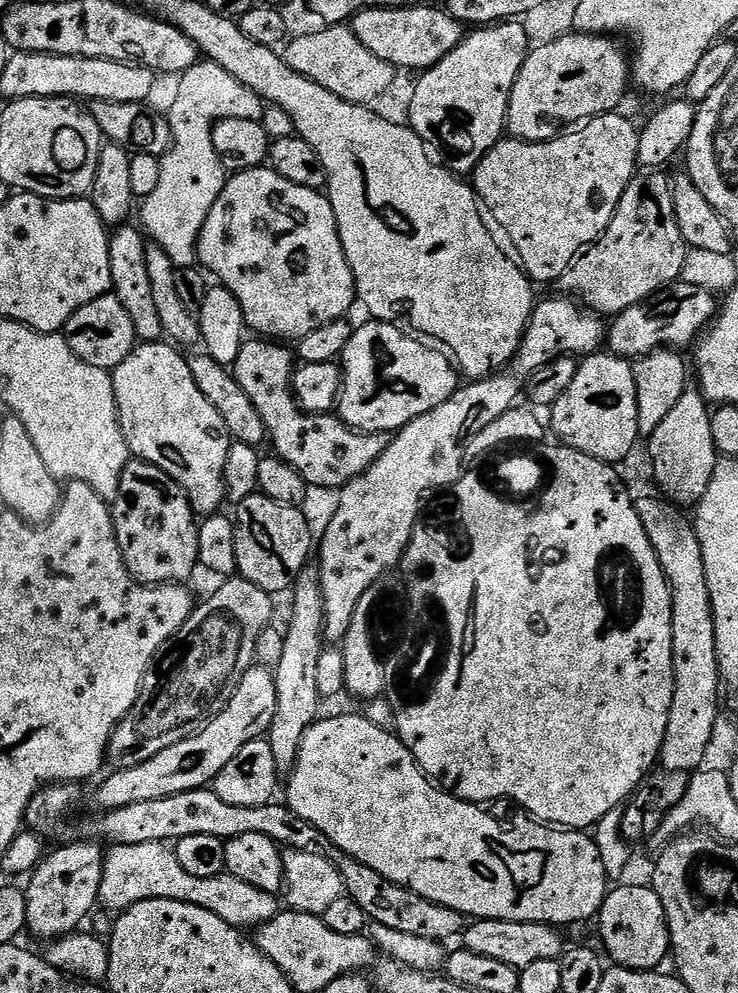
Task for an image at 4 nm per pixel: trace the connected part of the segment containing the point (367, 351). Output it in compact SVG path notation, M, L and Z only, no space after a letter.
M369 319L367 323L353 331L342 357L344 384L340 387L338 415L358 432L395 434L414 422L414 418L434 410L434 406L442 406L442 402L446 402L446 398L450 398L461 387L462 380L458 375L457 365L439 347L409 334L398 324L373 319Z

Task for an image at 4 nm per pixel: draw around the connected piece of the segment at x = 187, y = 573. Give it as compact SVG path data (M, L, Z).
M133 459L122 470L118 494L110 507L118 546L134 579L149 586L188 582L200 563L198 520L184 491L165 472Z

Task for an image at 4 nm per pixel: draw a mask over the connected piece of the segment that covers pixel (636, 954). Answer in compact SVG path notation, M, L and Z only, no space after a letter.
M620 884L609 891L598 913L600 940L604 943L607 959L621 968L632 968L636 972L650 972L670 956L672 935L668 929L666 910L662 898L658 898L653 887L626 886Z

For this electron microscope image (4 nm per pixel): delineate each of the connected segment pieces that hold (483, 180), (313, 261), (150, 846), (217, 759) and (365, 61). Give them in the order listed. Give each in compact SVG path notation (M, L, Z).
M606 112L603 116L593 116L583 126L558 134L552 140L501 138L471 173L470 183L481 205L493 221L500 223L512 243L515 259L528 273L528 279L537 285L559 281L572 261L588 245L596 243L606 226L610 226L626 186L637 175L640 134L637 125L620 115Z
M271 166L251 168L245 172L229 175L225 179L222 194L218 194L218 202L214 202L214 206L200 231L200 237L196 243L196 254L199 263L201 265L204 263L220 279L217 281L222 287L230 290L230 294L234 294L234 298L238 298L238 306L242 306L245 325L251 331L253 328L256 331L253 333L260 338L271 338L276 342L289 342L288 340L299 342L302 338L306 338L306 334L314 334L314 330L318 330L322 326L326 326L335 320L345 319L349 315L347 312L351 310L352 303L355 305L358 300L354 274L350 270L350 262L344 253L332 203L329 202L327 195L323 191L298 186L294 182L282 178L282 174L275 172Z
M167 843L118 844L109 847L104 858L99 903L105 904L112 914L119 914L125 908L147 900L170 900L198 906L202 903L200 888L202 882L180 865L175 851Z
M249 667L239 677L236 691L197 735L188 736L182 742L162 750L162 754L154 754L154 758L136 768L122 768L113 771L113 776L106 777L96 792L96 804L100 810L112 812L115 808L125 808L134 802L150 802L209 787L222 766L226 766L226 762L230 762L230 758L234 758L234 754L238 754L246 742L261 739L274 722L276 678L269 669L267 672L264 668L256 667Z
M324 26L321 29L321 32L308 32L305 36L293 35L283 49L284 61L298 74L318 82L318 86L338 94L338 98L346 102L375 105L375 100L382 99L391 90L398 69L378 58L378 54L370 54L351 27Z

